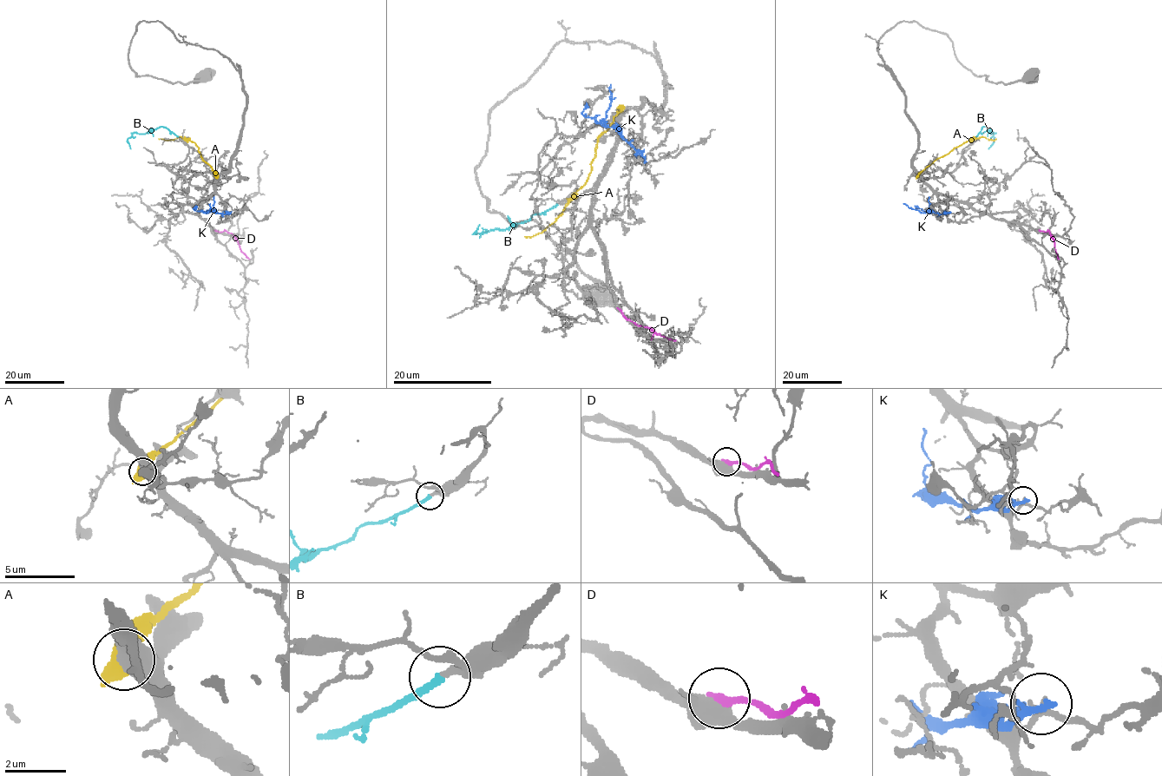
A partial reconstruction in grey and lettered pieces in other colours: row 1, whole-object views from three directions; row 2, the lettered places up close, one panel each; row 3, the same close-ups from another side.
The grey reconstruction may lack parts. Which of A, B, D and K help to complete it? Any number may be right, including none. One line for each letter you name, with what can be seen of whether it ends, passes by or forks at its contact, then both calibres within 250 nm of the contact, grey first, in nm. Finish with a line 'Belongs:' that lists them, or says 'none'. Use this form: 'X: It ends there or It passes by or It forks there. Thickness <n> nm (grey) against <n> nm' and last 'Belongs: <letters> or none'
B: It ends there. Thickness 260 nm (grey) against 200 nm
Belongs: B

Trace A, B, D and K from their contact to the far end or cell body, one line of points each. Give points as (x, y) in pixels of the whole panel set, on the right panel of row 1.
A: (918, 175), (936, 159), (964, 142), (981, 137), (995, 138)
B: (976, 136), (985, 127), (993, 134), (993, 143), (988, 148)
D: (1040, 231), (1050, 233), (1058, 259)
K: (949, 212), (921, 213), (903, 203)

